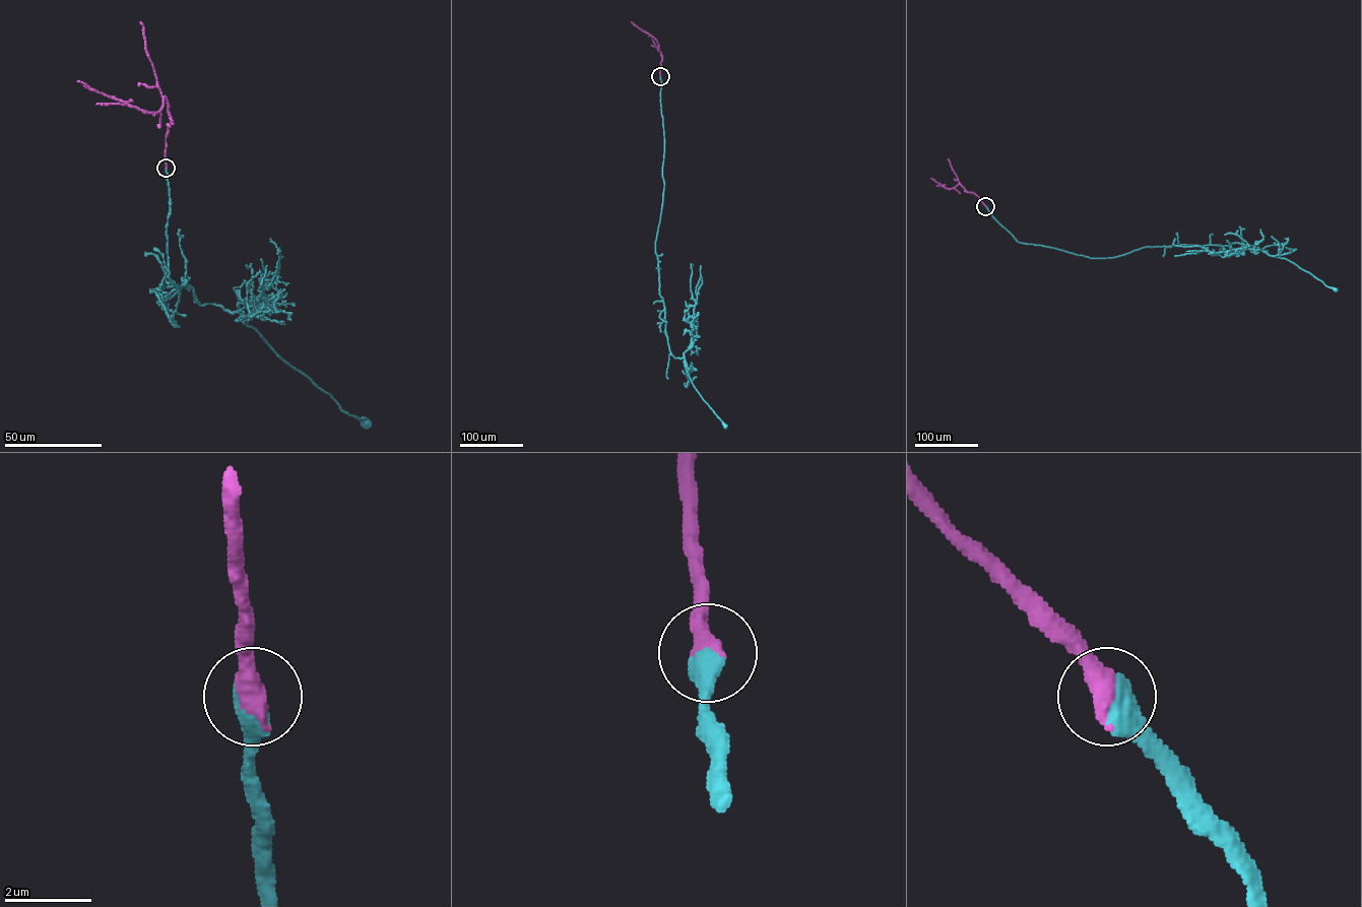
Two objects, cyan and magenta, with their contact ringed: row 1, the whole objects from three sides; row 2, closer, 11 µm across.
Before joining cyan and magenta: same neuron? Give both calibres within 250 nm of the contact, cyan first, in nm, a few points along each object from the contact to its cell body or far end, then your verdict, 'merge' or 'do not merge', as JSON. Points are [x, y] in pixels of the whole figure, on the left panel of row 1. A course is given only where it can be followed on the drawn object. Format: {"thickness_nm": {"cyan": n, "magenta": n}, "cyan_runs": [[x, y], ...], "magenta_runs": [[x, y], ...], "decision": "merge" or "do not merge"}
{"thickness_nm": {"cyan": 650, "magenta": 550}, "cyan_runs": [[166, 168], [179, 326], [170, 321], [150, 290], [182, 278], [367, 423]], "magenta_runs": [[166, 168], [167, 125], [172, 121], [165, 98], [157, 113], [143, 112], [77, 81]], "decision": "merge"}

